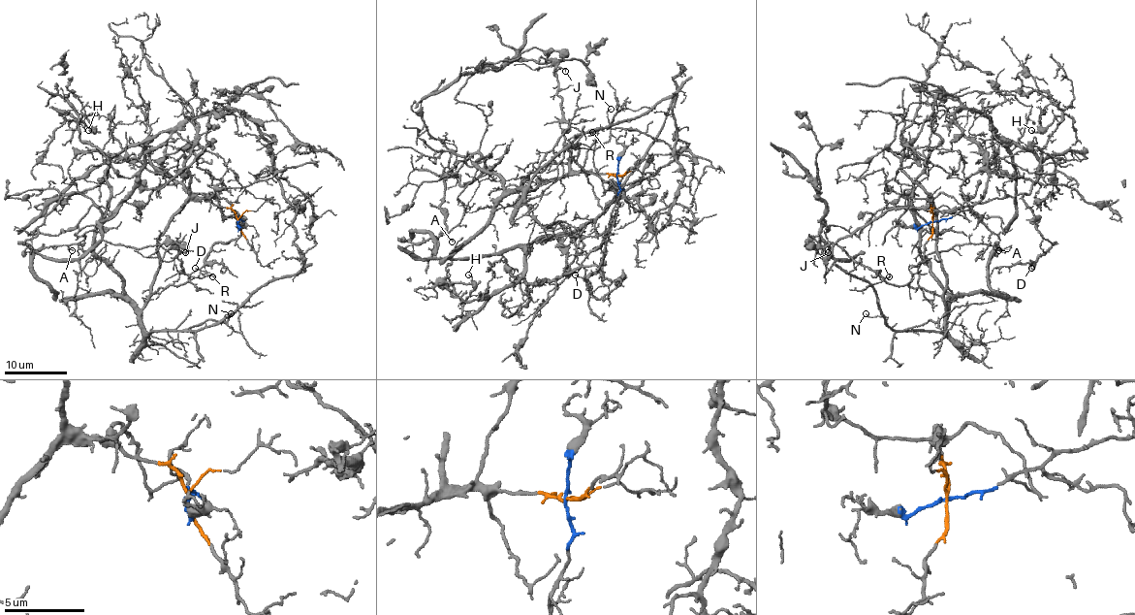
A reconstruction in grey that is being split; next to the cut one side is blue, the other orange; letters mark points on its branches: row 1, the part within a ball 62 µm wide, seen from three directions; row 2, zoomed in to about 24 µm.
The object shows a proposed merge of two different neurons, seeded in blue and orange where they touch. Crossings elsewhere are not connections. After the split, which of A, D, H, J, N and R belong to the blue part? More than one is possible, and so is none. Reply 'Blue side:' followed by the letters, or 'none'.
Blue side: D, H

